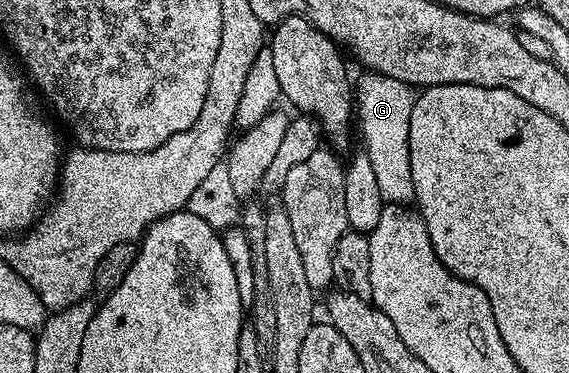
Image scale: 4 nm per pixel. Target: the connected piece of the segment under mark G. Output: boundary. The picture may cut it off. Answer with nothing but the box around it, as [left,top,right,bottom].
[356,73,416,206]

